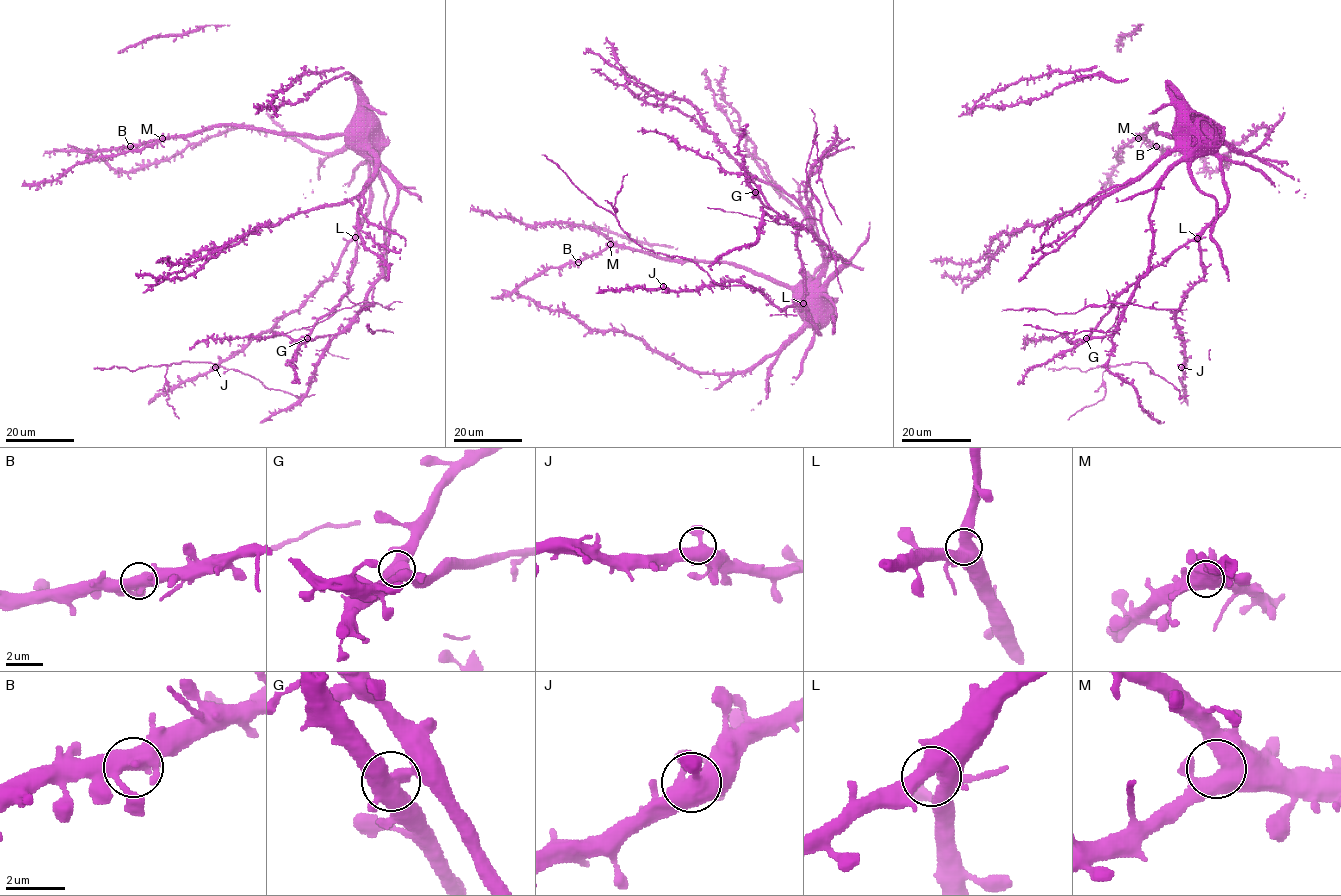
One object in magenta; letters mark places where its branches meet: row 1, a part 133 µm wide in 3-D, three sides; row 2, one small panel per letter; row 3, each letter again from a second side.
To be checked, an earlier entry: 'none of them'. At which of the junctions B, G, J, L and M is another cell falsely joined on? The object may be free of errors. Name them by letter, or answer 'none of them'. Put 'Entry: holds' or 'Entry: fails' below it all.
none of them
Entry: holds

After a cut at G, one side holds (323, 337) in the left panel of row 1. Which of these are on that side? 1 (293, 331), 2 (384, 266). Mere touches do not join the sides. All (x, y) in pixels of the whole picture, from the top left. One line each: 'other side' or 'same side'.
1: same side
2: same side

